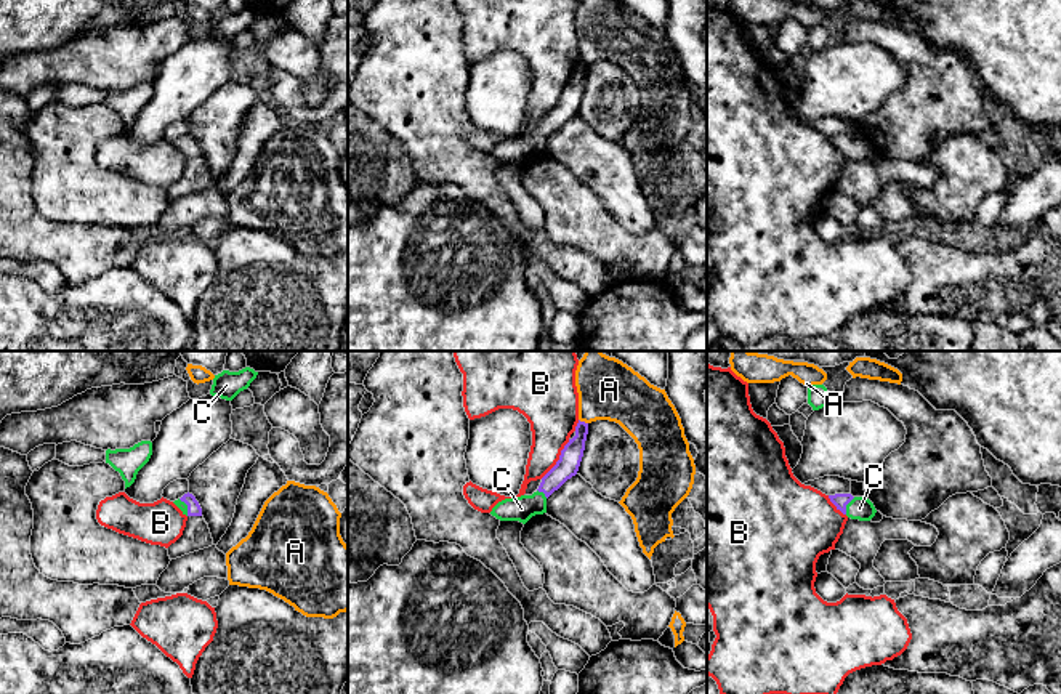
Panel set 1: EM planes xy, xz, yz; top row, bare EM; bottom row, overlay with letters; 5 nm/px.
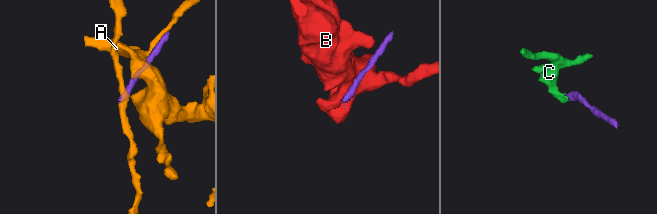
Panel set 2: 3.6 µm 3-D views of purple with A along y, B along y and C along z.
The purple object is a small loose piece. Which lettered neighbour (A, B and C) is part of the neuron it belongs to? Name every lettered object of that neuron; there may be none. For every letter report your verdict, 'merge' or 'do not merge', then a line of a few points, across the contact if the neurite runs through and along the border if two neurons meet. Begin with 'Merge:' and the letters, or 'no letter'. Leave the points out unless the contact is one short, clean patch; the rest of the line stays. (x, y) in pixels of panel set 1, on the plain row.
Merge: C
A: do not merge
B: do not merge
C: merge; line yz (840, 141), (847, 145), (859, 149)

